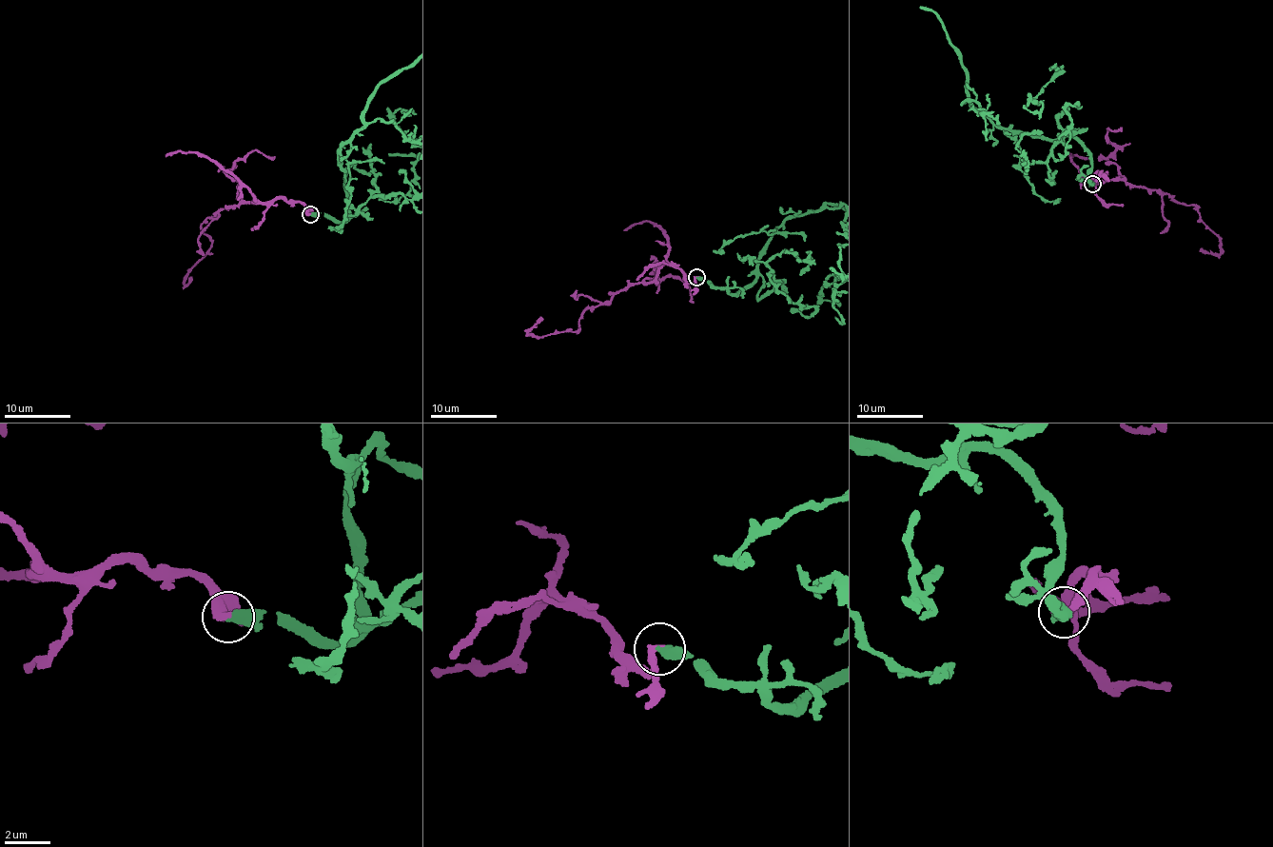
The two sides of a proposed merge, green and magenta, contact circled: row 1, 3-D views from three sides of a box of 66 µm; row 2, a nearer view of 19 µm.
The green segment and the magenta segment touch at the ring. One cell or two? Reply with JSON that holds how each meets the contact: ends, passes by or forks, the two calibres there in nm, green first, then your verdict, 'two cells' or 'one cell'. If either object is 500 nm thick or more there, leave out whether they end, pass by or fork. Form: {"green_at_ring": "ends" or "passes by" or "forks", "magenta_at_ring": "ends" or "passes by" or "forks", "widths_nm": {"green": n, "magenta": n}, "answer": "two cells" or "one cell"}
{"green_at_ring": "ends", "magenta_at_ring": "ends", "widths_nm": {"green": 400, "magenta": 320}, "answer": "one cell"}

